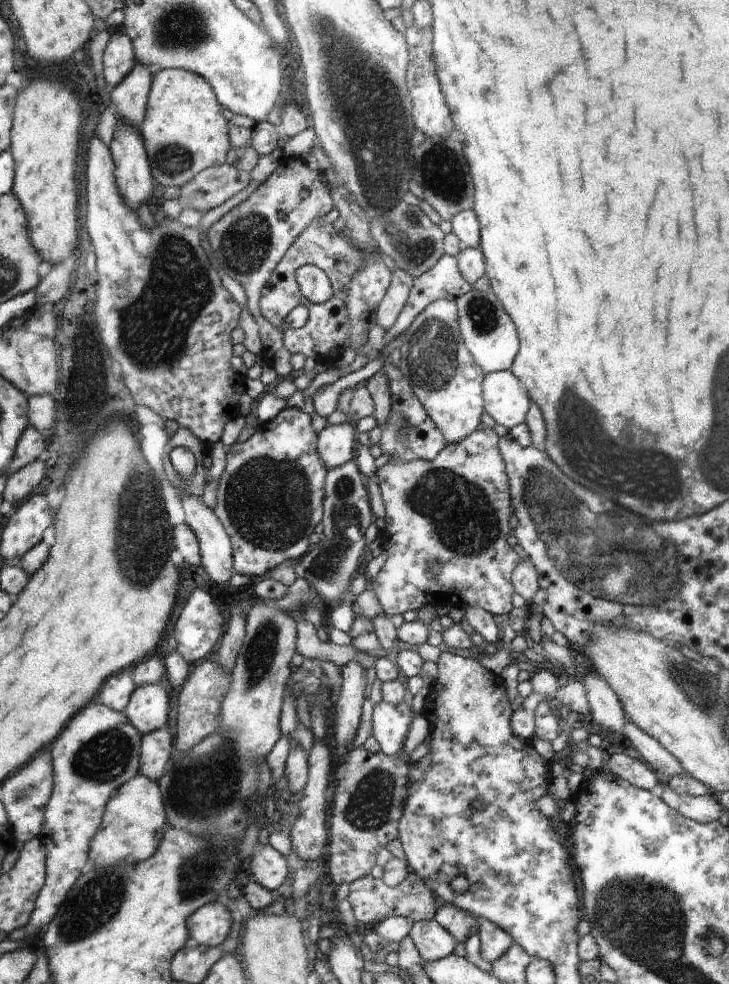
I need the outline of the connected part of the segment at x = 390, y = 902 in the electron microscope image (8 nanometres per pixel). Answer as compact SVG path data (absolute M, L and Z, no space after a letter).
M411 870L408 876L395 887L387 885L382 879L372 877L371 874L353 880L350 883L347 898L361 931L371 930L377 922L387 916L407 916L411 918L412 922L432 920L434 912L438 908L430 888L427 887L422 877Z

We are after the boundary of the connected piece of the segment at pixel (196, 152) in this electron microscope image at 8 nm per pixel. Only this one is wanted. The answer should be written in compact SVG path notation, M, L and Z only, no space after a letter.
M164 69L153 74L147 114L139 132L150 160L154 160L153 175L158 184L181 187L205 168L226 162L231 143L228 122L212 89L205 77L184 69Z

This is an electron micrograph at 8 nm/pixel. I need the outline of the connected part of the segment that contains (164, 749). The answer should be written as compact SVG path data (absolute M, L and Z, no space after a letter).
M158 729L145 733L141 748L140 775L149 777L150 780L159 780L167 766L172 754L172 738L166 729Z

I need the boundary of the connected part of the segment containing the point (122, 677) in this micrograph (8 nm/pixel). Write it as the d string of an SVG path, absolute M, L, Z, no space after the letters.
M126 669L108 679L102 687L99 702L114 711L124 712L132 691L136 688L131 669Z

